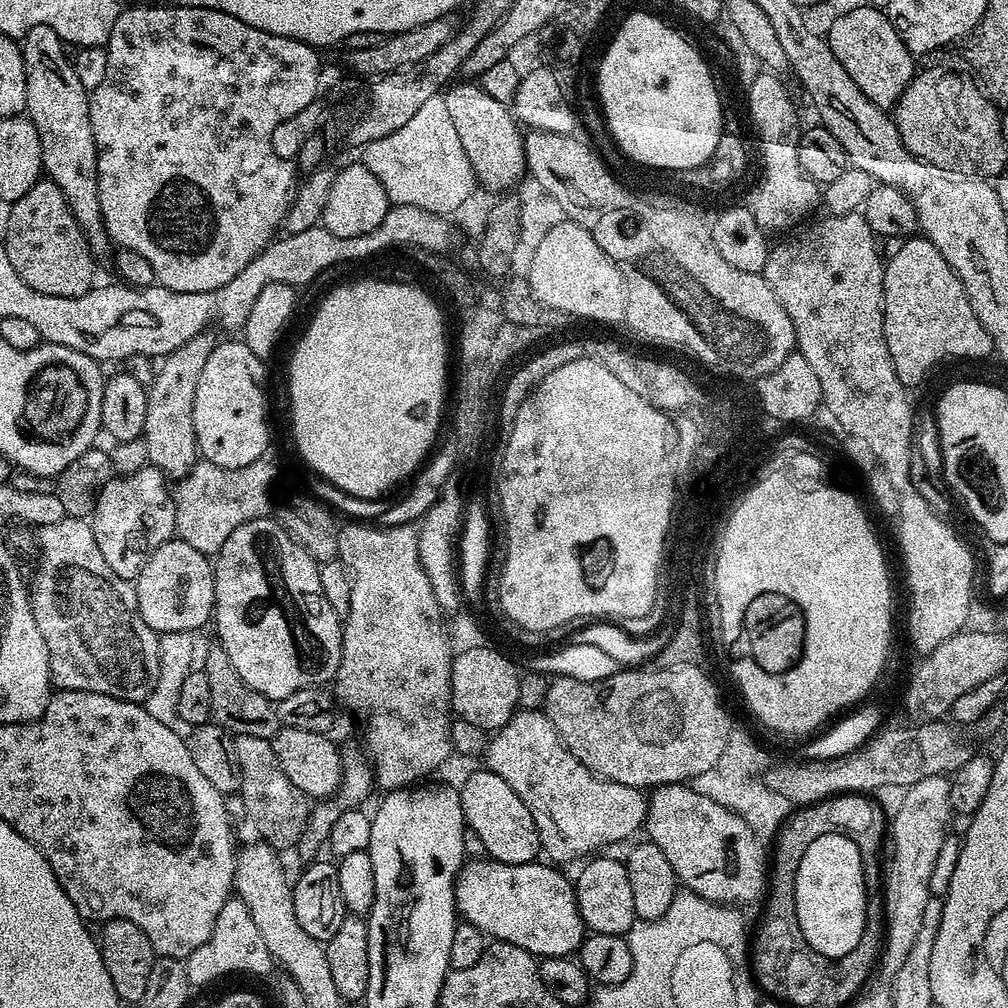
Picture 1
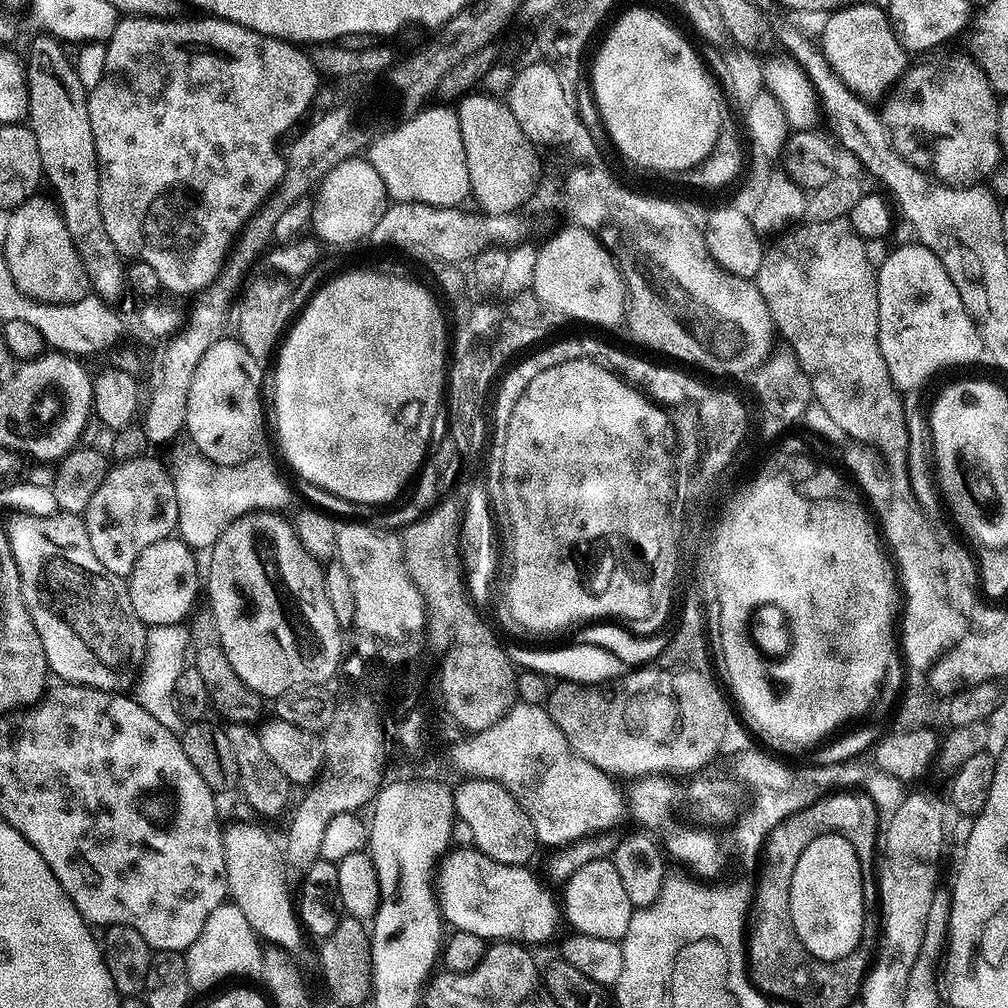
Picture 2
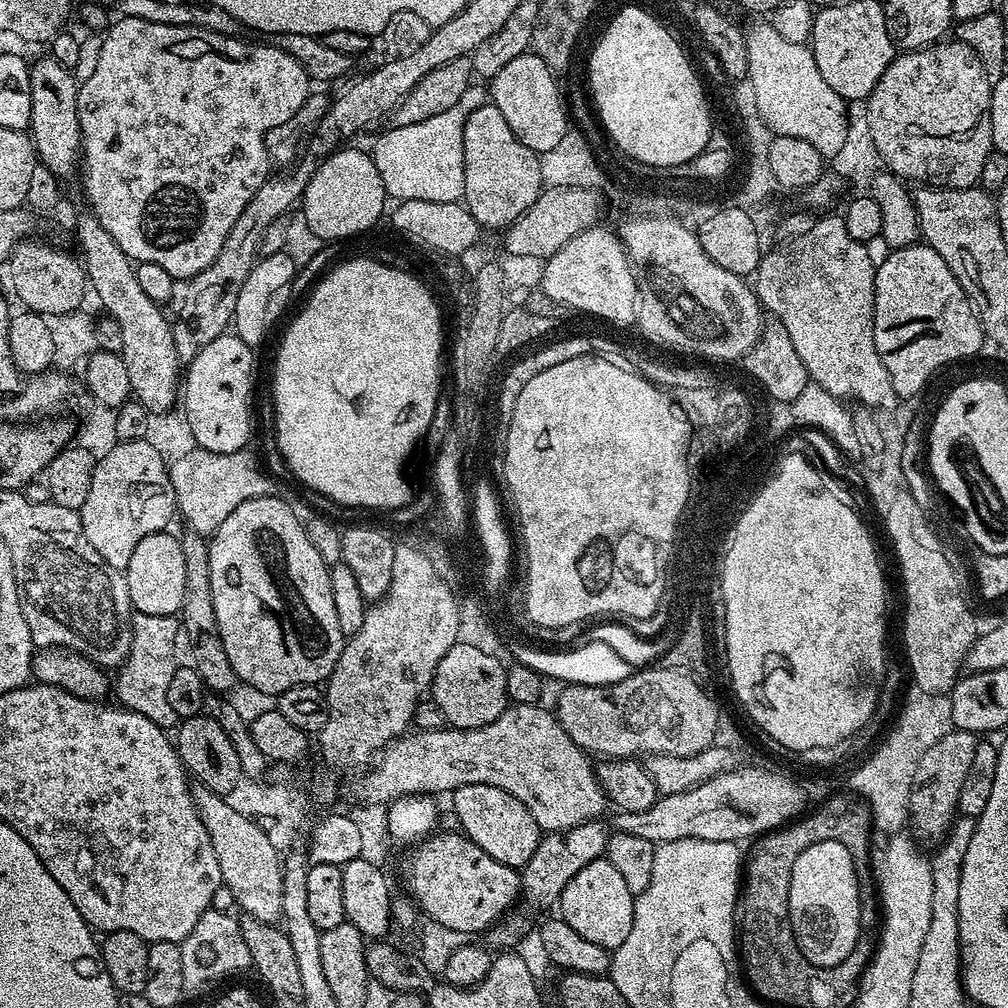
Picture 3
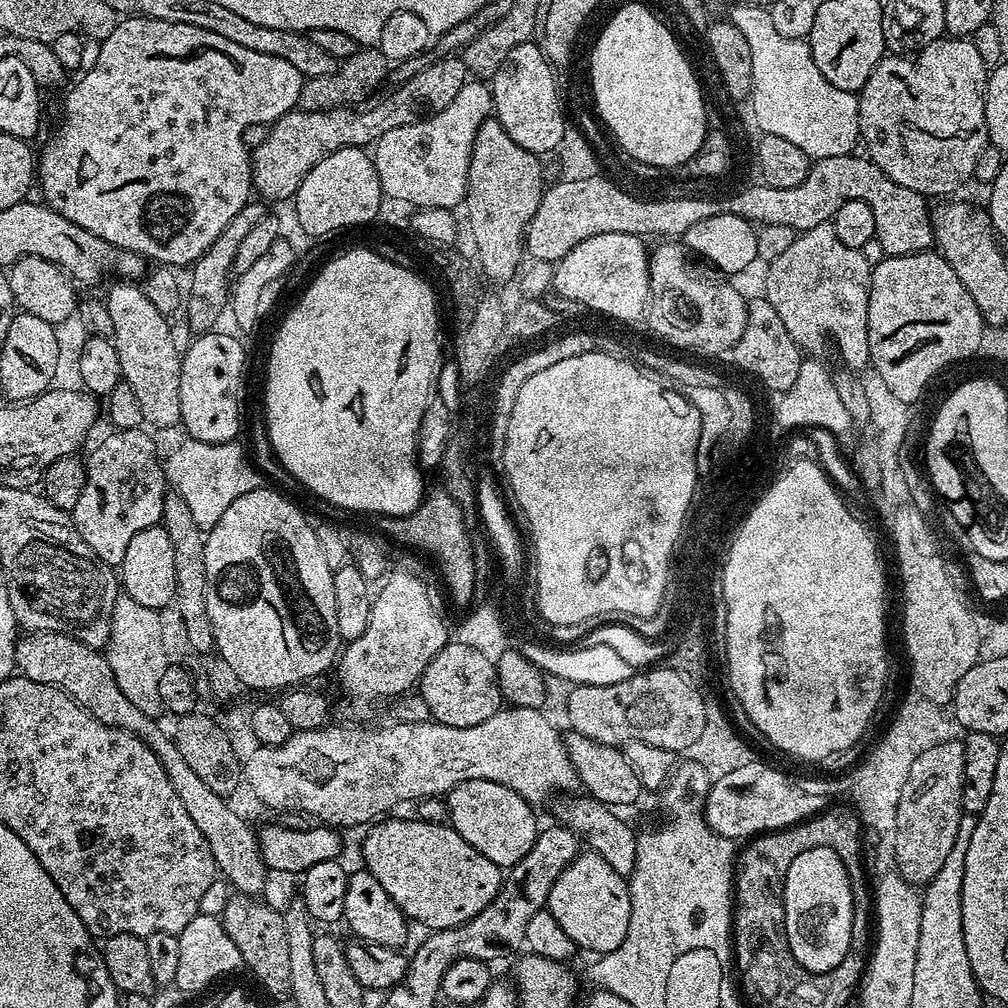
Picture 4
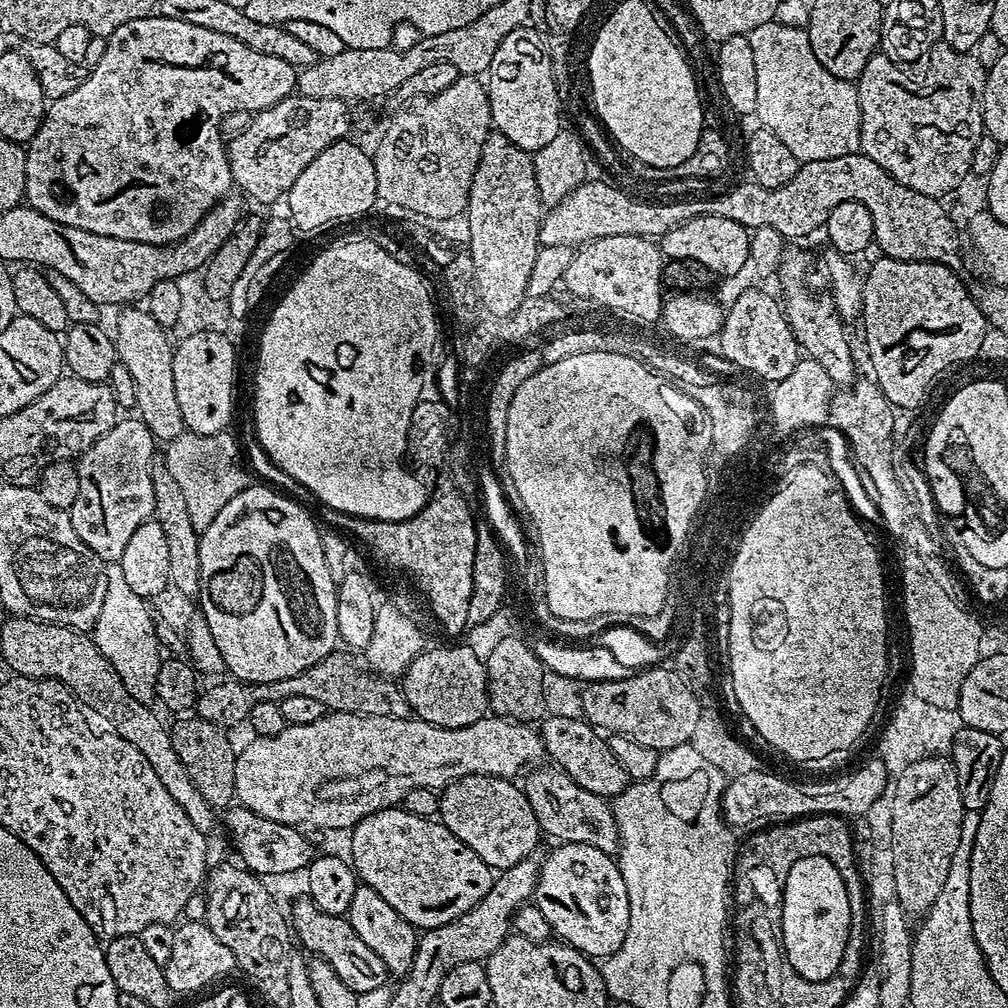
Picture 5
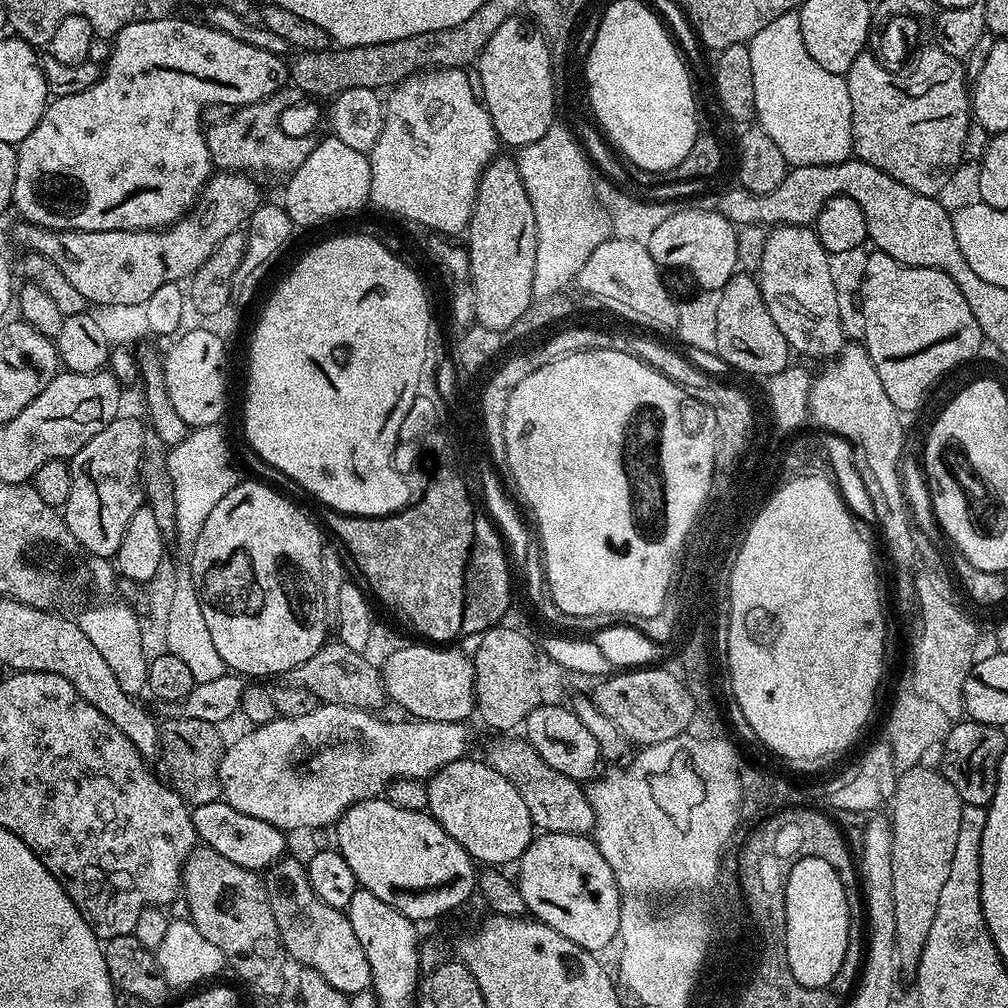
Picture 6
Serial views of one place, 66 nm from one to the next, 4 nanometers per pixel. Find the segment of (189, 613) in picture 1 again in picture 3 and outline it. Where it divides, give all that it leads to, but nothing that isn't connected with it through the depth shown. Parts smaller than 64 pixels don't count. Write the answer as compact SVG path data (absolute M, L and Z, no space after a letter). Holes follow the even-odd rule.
M165 530L162 532L155 532L154 534L146 534L146 538L142 538L142 542L138 542L138 546L134 546L134 554L130 557L128 567L123 569L124 577L128 583L128 589L130 590L130 602L133 609L137 613L142 615L166 615L176 616L180 609L184 607L184 595L186 594L186 566L184 565L184 559L182 558L182 546L180 545L180 536L174 534L171 536L171 531Z

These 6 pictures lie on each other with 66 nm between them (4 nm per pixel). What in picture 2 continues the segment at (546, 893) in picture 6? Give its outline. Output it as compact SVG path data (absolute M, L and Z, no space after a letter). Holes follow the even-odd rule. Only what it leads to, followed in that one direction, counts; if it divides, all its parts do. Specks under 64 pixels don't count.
M611 859L590 862L590 866L582 866L574 878L563 885L562 916L569 920L575 931L590 934L594 938L610 938L623 941L626 930L630 926L633 914L630 898L626 898L626 890L622 887L622 878L618 878L618 870Z

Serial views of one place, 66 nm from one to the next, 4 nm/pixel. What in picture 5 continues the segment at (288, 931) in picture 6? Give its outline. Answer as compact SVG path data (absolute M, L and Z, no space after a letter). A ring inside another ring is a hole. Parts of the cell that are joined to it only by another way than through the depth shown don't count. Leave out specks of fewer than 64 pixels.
M301 898L293 906L292 912L290 908L290 928L299 947L301 944L302 947L309 948L312 956L328 960L334 968L334 974L338 974L338 978L342 978L342 982L346 982L346 986L350 986L350 990L357 994L366 990L378 990L389 983L389 973L384 971L384 964L378 954L374 954L374 950L370 950L370 946L366 946L366 942L362 942L358 934L354 934L354 926L350 926L345 917L326 914L318 910L312 900Z

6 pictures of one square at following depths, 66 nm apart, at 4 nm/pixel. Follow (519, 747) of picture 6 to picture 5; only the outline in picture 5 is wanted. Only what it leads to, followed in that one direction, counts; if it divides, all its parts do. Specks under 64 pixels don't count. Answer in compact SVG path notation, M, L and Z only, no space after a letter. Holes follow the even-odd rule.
M557 766L540 767L533 767L523 777L522 787L530 802L530 810L534 810L534 818L538 818L541 833L545 837L553 836L556 842L585 844L609 854L619 853L620 831L616 826L611 803L578 786L574 778L568 777L563 769Z

